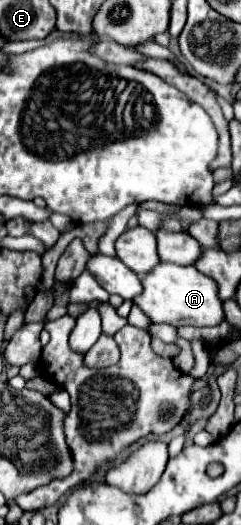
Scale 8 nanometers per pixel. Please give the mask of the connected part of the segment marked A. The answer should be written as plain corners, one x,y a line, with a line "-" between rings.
159,263
151,273
141,277
143,293
135,297
135,303
153,323
167,323
175,327
211,327
225,319
223,301
219,299
217,283
197,271
195,267
181,267
173,263

